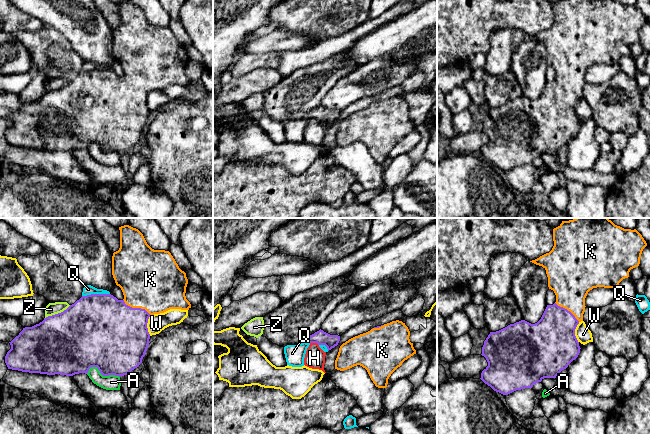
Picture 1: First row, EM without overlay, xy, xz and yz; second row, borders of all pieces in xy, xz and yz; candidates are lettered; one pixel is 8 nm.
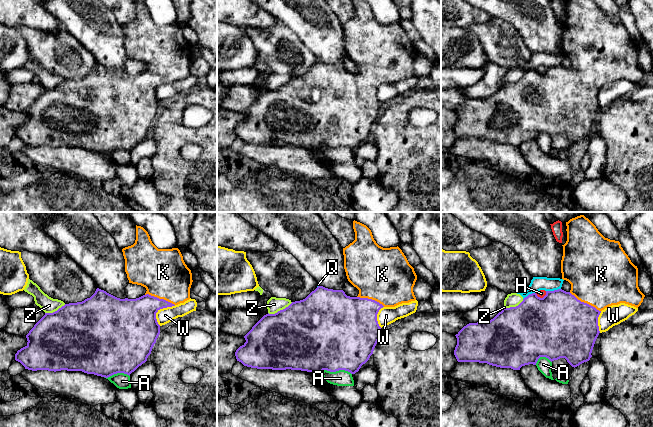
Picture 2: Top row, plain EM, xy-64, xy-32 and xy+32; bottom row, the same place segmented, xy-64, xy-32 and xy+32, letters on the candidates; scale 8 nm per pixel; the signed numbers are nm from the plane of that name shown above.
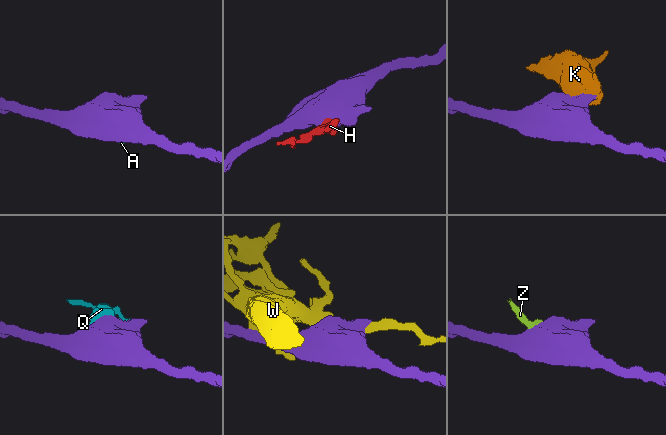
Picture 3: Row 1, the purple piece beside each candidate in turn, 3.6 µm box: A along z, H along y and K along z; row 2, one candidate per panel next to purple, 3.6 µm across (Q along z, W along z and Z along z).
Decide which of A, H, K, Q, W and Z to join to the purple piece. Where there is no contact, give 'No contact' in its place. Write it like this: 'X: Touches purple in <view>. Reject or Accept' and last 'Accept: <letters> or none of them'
A: Touches purple in xy. Reject
H: Touches purple in xz. Reject
K: Touches purple in xy. Accept
Q: Touches purple in xy. Reject
W: Touches purple in xy. Reject
Z: Touches purple in xy. Reject
Accept: K

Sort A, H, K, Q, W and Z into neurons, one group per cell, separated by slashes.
A Q Z / H / K / W

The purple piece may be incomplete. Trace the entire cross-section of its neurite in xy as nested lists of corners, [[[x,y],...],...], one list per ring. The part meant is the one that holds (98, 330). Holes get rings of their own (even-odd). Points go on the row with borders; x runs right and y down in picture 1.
[[[124,225],[119,227],[119,230],[120,230],[120,248],[118,251],[114,252],[112,256],[112,275],[116,285],[121,288],[124,295],[124,299],[118,300],[111,294],[91,294],[87,296],[82,296],[79,300],[77,300],[74,304],[70,305],[63,312],[52,316],[48,316],[44,318],[42,322],[32,327],[23,328],[19,335],[16,336],[11,342],[9,342],[11,345],[11,349],[7,352],[5,356],[5,363],[8,369],[47,375],[60,374],[66,376],[73,376],[79,373],[87,374],[91,367],[97,367],[103,376],[109,375],[115,375],[119,377],[124,376],[129,374],[135,368],[137,368],[142,363],[142,359],[145,356],[145,353],[149,346],[150,339],[150,334],[147,328],[149,317],[154,314],[164,313],[170,309],[189,310],[191,308],[191,304],[186,299],[185,296],[186,287],[188,284],[186,273],[179,268],[178,264],[176,263],[171,253],[165,250],[152,249],[147,244],[143,234],[136,228],[133,228],[129,225]]]

